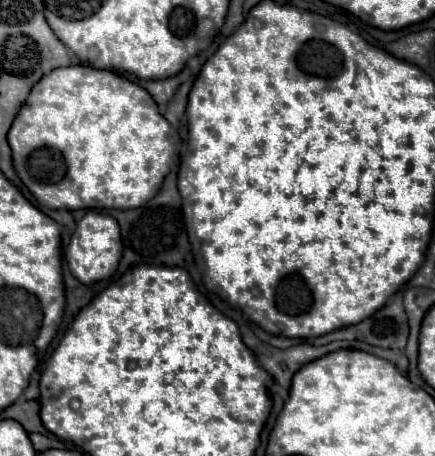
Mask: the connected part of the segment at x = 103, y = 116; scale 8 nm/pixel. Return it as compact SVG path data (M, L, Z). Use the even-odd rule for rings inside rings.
M66 66L66 68L56 68L54 72L46 74L38 84L34 84L34 88L30 90L30 96L22 104L18 116L14 118L14 124L8 132L8 144L12 148L12 160L14 160L14 168L20 176L20 180L34 194L34 198L38 200L40 206L54 208L54 210L58 210L58 208L66 208L66 210L86 210L86 208L90 208L90 210L102 210L102 208L128 210L146 204L146 200L150 200L162 186L162 180L170 172L168 162L171 162L175 156L175 153L172 153L174 146L168 140L172 137L172 133L171 125L162 118L156 102L142 86L138 86L110 70L98 70L92 66Z

